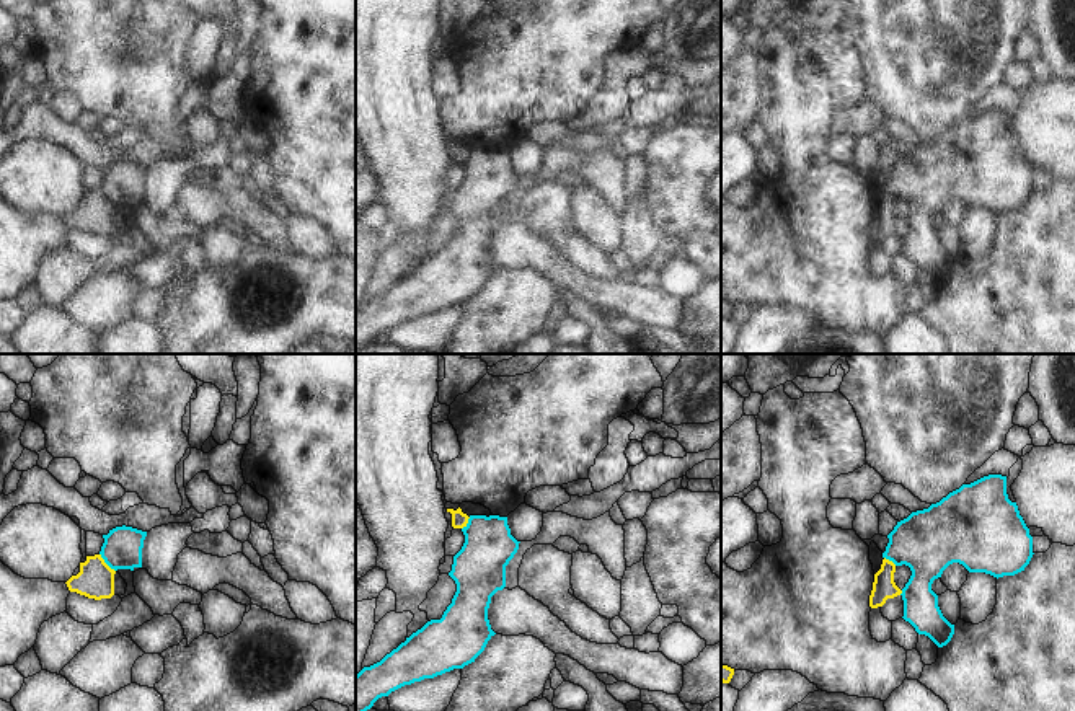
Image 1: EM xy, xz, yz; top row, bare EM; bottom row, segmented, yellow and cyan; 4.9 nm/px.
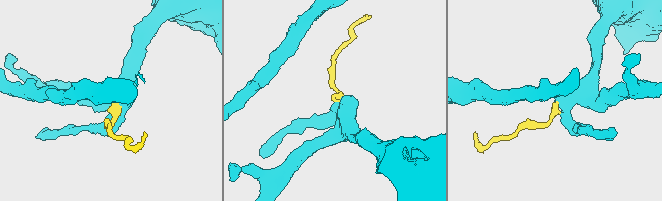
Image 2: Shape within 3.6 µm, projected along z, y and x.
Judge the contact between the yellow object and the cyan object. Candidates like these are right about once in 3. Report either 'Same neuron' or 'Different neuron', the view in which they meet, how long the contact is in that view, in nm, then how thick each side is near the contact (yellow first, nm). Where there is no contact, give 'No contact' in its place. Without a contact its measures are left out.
Different neuron. Touches yellow in xy. Shared border 120 nm. Thickness 180 nm (yellow) against 190 nm

